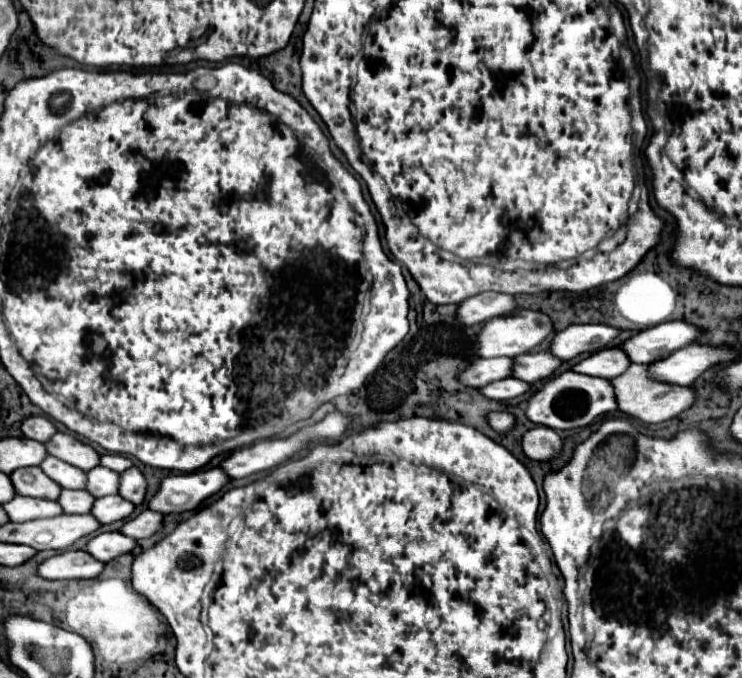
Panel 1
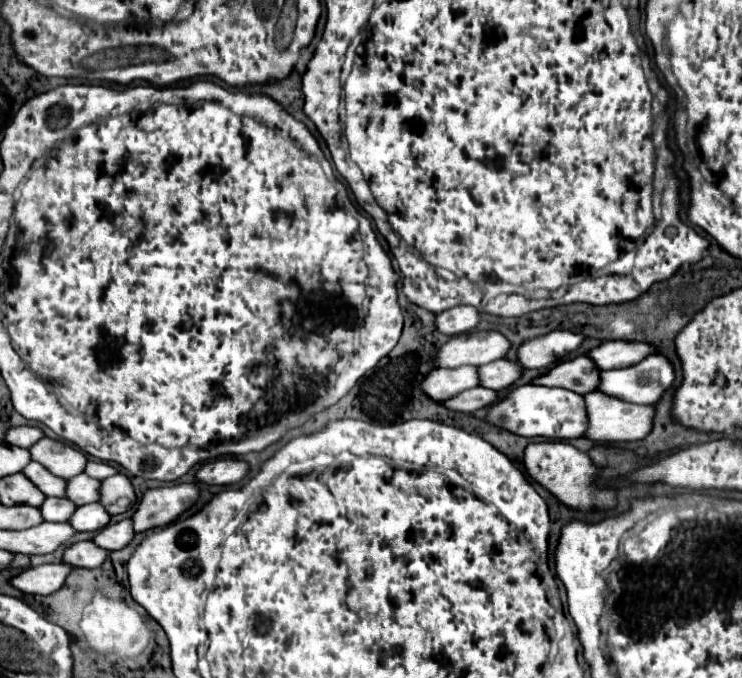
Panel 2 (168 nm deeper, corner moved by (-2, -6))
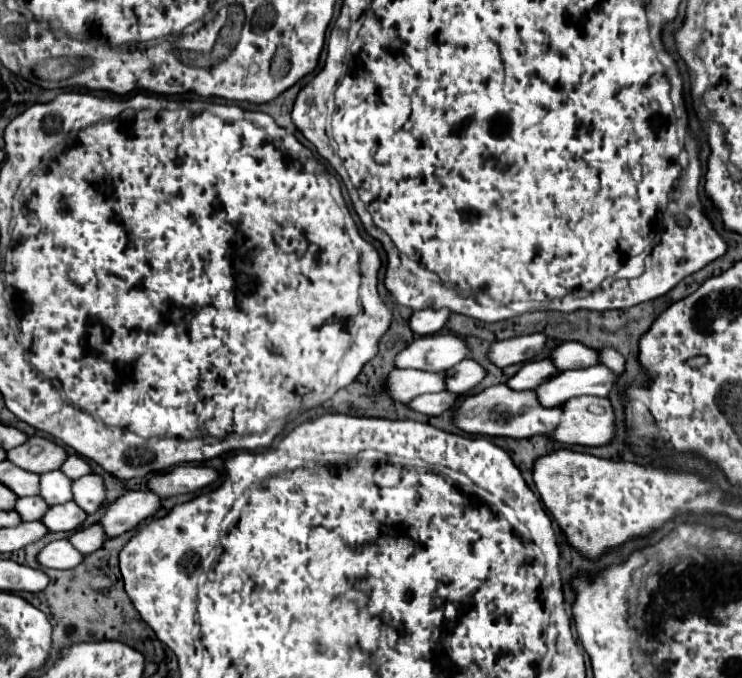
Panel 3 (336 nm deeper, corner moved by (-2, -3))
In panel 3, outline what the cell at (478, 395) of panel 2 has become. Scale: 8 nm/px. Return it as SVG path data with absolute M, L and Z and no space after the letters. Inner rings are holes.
M441 391L441 393L431 393L431 395L421 395L417 399L413 399L409 403L409 407L413 411L419 411L419 413L425 413L425 415L441 415L445 413L447 409L451 409L455 405L455 401L459 399L459 395L455 393L449 393L449 391Z

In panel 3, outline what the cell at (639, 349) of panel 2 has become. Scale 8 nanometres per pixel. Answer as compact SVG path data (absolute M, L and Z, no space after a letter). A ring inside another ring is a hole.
M573 341L573 343L561 343L551 353L551 359L557 365L557 369L561 369L561 371L585 369L585 367L599 365L599 351Z

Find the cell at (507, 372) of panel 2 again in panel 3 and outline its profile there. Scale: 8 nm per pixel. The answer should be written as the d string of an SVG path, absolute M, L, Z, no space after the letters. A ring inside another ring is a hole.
M473 359L461 361L461 365L455 365L453 369L447 371L447 391L453 393L467 393L473 387L477 387L485 379L487 371Z

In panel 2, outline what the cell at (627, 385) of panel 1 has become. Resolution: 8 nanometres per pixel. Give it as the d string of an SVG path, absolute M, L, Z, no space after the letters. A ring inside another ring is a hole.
M585 394L585 410L589 426L585 430L585 438L593 442L607 442L607 444L621 444L641 440L651 432L655 408L653 406L639 406L639 404L625 404L621 400L613 400L611 396L601 394Z

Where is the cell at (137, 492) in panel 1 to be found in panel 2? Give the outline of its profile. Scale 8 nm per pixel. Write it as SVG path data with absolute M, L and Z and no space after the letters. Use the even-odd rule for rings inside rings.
M115 474L101 480L99 486L99 504L111 514L121 514L135 504L135 492L127 476Z

